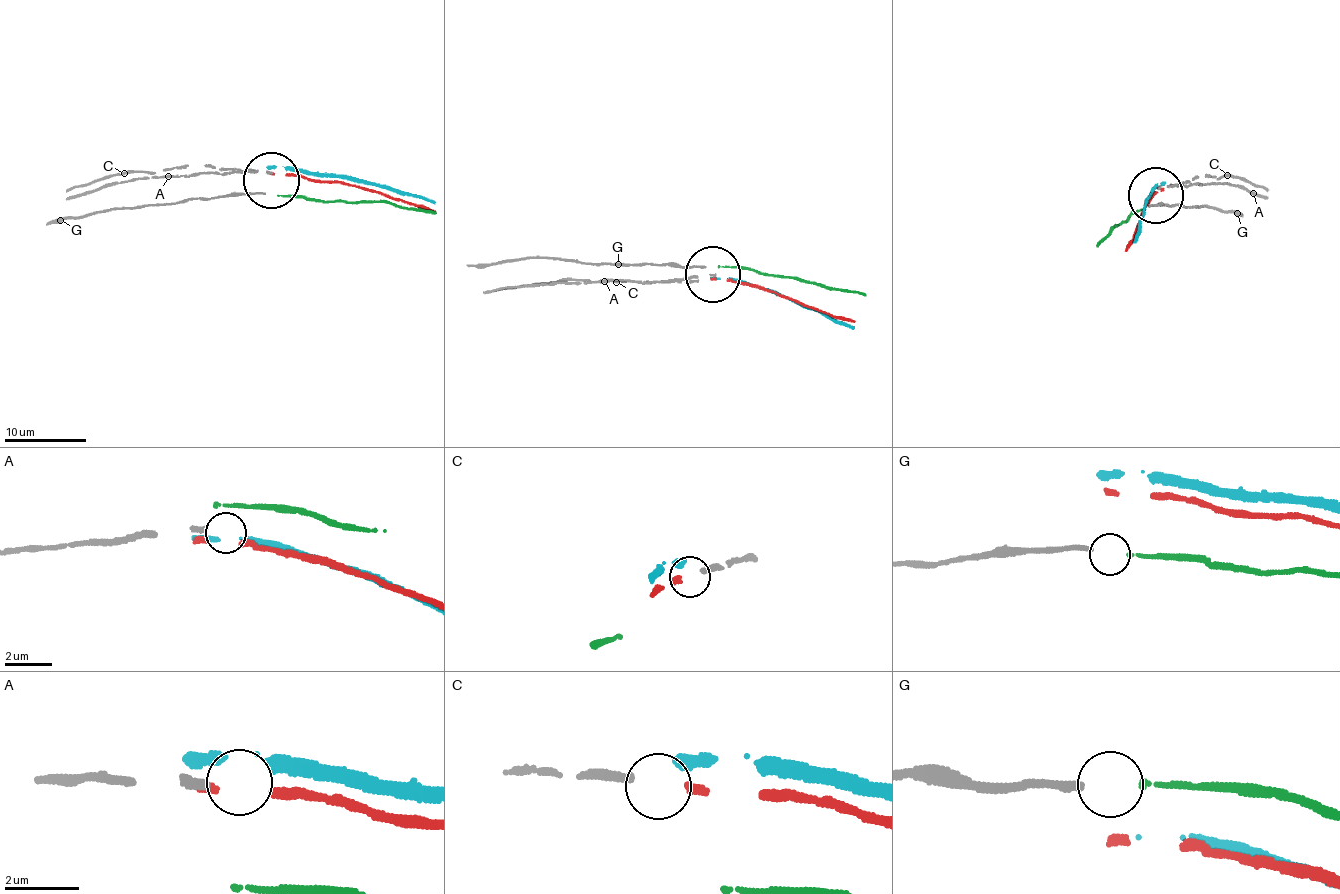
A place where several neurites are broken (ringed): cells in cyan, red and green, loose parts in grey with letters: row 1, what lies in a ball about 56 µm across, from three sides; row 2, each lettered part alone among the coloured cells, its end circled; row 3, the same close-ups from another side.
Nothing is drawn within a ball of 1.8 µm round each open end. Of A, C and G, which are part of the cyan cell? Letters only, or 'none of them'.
none of them

